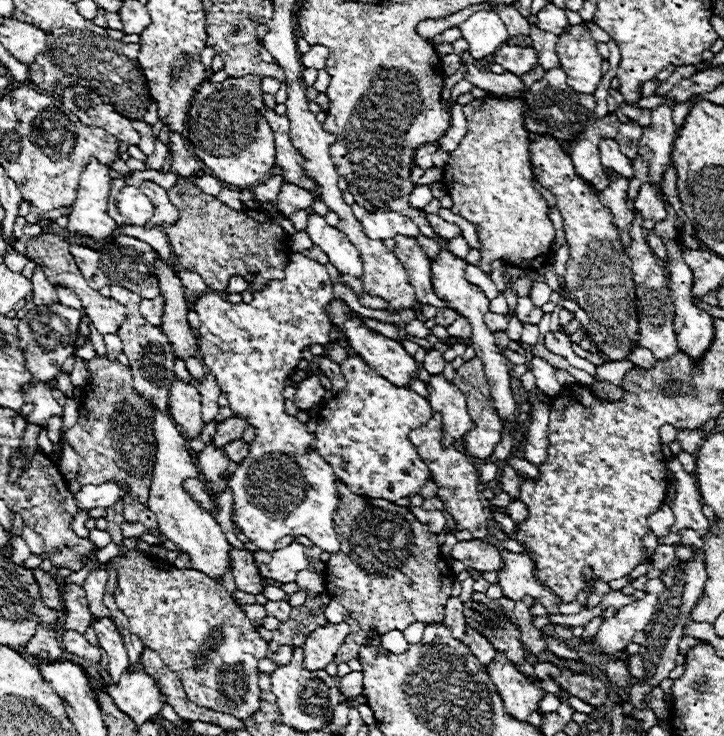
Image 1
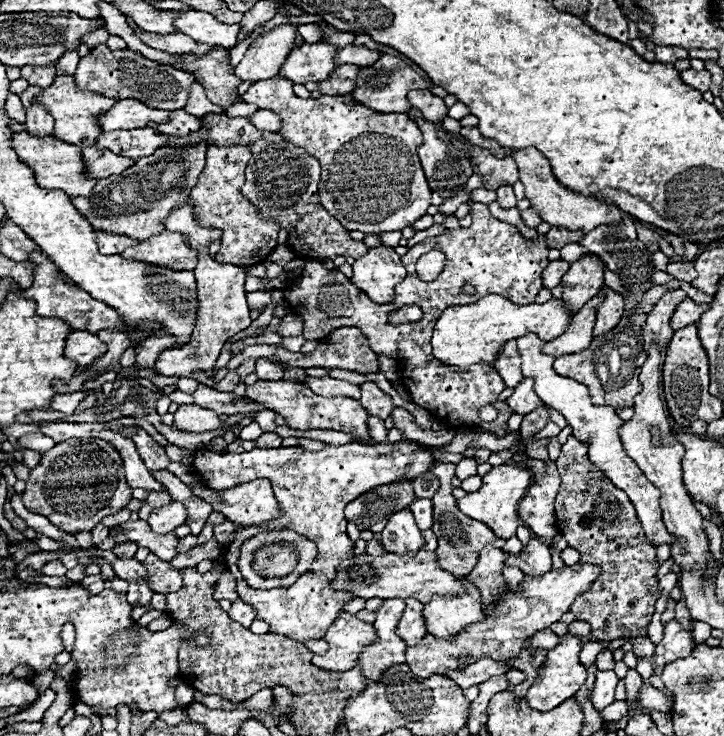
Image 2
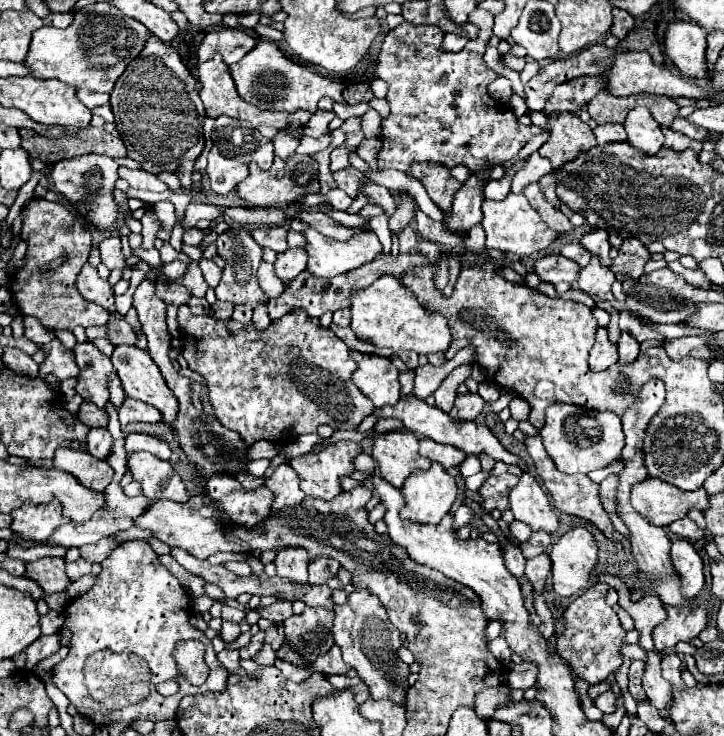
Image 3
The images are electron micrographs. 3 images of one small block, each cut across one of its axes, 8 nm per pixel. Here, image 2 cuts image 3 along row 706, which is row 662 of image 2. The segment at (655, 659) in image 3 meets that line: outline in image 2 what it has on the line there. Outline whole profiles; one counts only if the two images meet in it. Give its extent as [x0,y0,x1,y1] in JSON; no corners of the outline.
[654,620,696,666]

